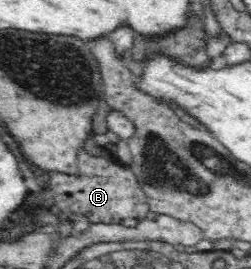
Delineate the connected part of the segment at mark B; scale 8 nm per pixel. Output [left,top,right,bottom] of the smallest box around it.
[45,148,150,236]

